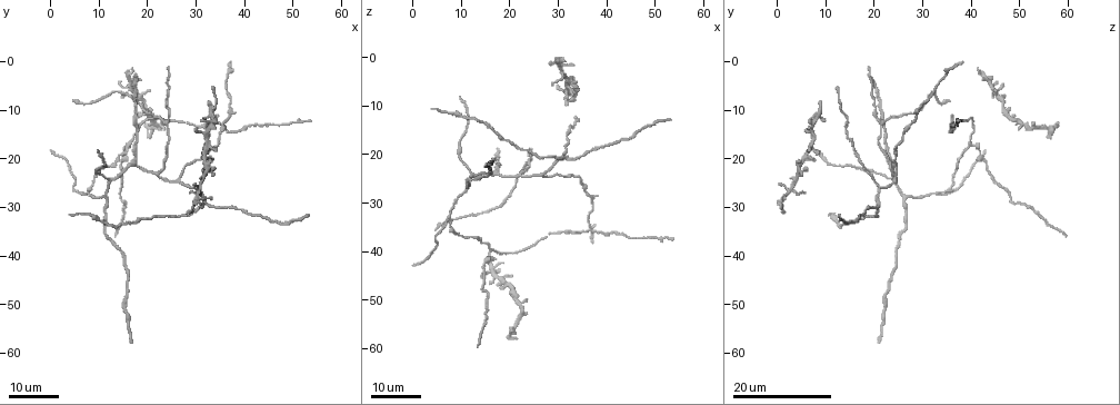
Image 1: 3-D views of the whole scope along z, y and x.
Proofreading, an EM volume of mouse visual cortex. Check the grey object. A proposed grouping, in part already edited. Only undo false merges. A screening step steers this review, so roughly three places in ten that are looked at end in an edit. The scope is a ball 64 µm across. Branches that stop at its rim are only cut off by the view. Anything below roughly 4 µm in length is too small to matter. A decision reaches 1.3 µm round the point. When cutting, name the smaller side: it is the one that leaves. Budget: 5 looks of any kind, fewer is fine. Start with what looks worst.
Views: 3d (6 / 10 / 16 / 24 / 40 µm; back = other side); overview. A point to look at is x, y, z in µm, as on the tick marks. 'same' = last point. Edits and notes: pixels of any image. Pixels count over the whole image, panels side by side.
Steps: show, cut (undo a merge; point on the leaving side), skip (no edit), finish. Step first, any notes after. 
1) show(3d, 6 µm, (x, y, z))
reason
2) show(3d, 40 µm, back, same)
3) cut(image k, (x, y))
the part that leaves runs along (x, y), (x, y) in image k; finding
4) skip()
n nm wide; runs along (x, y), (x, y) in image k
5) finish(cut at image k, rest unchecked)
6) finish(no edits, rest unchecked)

show(3d, 24 µm, (18.0, 21.5, 24.5))

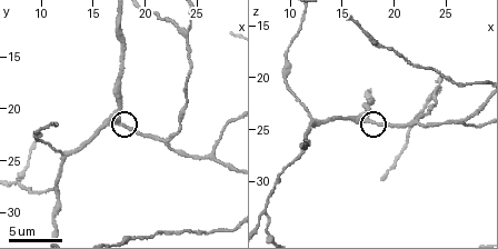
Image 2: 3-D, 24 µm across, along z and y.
show(3d, 6 µm, (17.6, 21.2, 24.0))

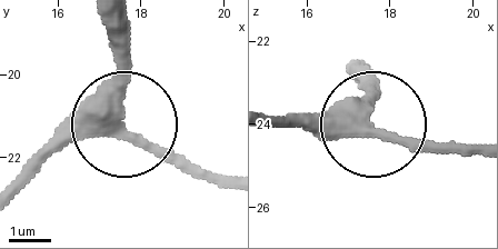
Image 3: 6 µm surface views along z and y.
skip()
3 arms; one cell here

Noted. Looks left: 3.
show(3d, 24 µm, (32.0, 29.5, 20.5))
three arms meet

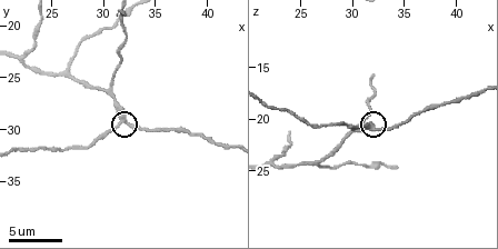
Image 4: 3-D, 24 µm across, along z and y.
show(3d, 6 µm, same)

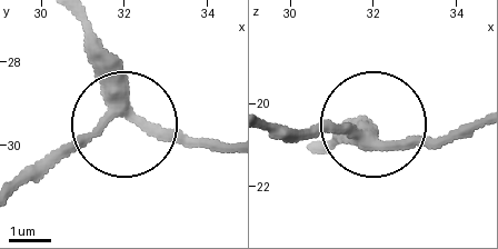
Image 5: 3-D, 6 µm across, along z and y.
skip()
290 nm wide; runs along (320, 146), (356, 136), (465, 139) in image 5; continuous, no second cell

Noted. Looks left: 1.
finish(no edits, rest unchecked)

